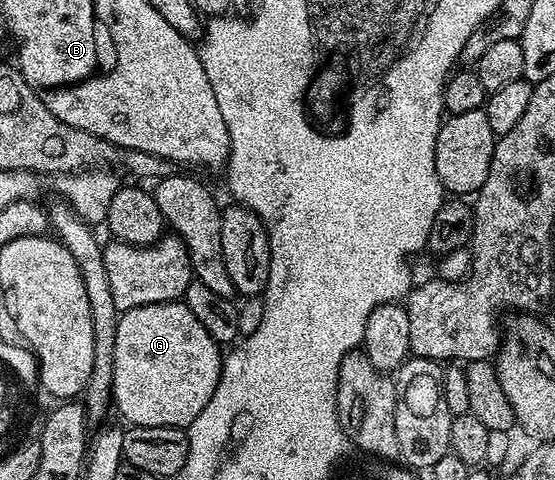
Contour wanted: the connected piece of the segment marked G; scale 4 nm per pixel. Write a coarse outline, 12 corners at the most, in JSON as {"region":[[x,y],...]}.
{"region":[[186,302],[115,327],[114,410],[186,429],[224,358]]}

